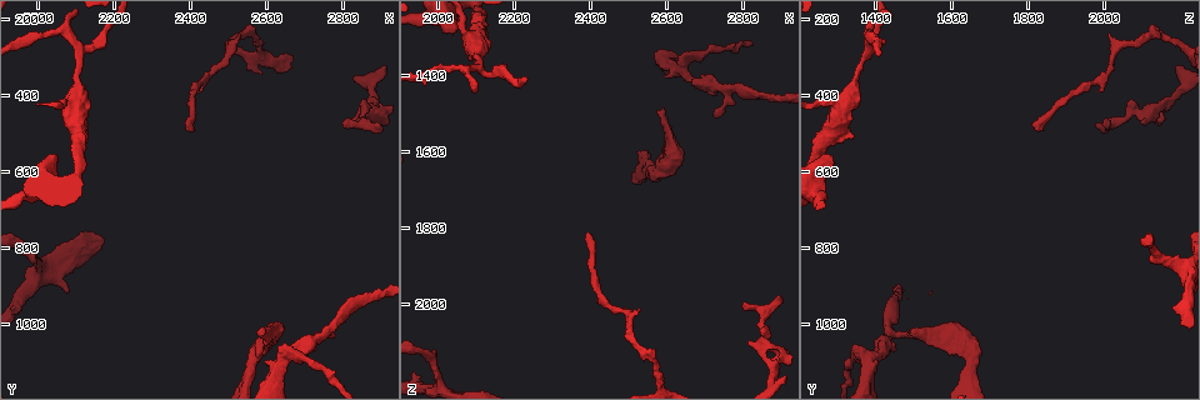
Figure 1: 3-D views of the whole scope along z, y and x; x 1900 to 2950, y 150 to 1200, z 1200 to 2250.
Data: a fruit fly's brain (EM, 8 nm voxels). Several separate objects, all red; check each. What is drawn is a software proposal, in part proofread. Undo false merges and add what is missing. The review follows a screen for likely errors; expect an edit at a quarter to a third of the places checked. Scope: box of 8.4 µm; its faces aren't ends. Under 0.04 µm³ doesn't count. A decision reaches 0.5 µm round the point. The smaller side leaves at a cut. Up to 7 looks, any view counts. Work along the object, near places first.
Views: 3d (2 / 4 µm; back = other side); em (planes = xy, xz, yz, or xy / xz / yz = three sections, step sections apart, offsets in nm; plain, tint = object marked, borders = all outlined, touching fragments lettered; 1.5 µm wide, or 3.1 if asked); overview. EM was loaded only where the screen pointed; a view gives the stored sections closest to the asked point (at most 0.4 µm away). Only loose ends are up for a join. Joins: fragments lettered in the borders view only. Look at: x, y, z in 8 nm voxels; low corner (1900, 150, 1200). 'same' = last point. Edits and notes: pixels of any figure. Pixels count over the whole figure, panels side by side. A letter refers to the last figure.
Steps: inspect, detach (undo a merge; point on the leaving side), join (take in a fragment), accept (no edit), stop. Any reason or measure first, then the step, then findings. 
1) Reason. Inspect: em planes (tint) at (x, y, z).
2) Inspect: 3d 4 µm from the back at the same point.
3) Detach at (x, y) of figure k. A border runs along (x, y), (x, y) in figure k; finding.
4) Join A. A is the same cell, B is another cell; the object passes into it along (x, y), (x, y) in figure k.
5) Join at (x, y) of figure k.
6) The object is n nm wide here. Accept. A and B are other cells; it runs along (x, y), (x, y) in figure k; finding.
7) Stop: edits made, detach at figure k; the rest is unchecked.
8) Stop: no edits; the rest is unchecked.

An open end. Inspect: 3d 2 µm at (2810, 485, 2000).

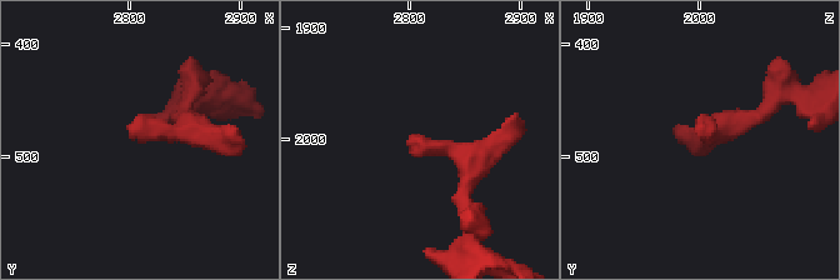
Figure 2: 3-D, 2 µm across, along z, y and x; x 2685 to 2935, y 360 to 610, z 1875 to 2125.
Shape alone is not enough. Inspect: em xz step 4 (tint) at (2802, 476, 1996).

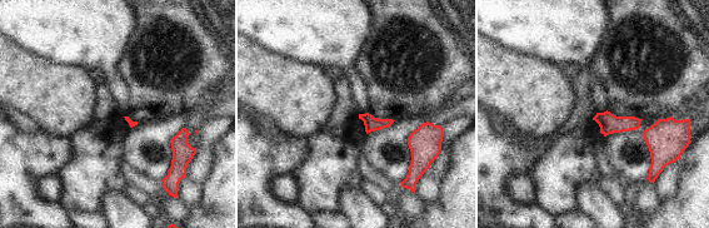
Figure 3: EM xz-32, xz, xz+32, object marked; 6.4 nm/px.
Cut it another way. Inspect: em xy step 8 (borders) at the same point.

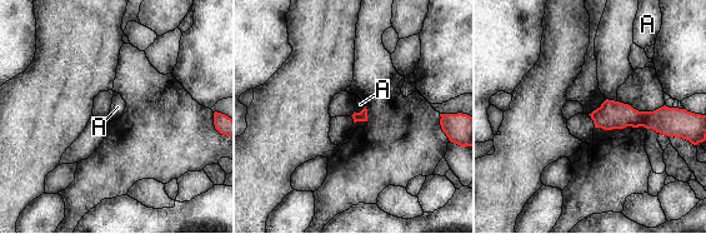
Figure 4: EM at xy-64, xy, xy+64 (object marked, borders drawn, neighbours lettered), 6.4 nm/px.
Accept. A is another cell; none of them fits.

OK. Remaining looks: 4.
Tapers out. Inspect: em xy step 4 (tint) at (2400, 500, 1825).

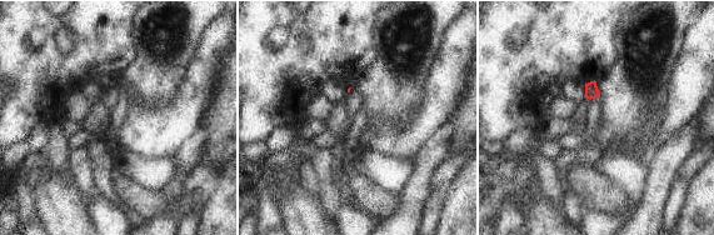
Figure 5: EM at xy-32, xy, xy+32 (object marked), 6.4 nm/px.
Cut it another way. Inspect: em xz step 4 (borders) at the same point.

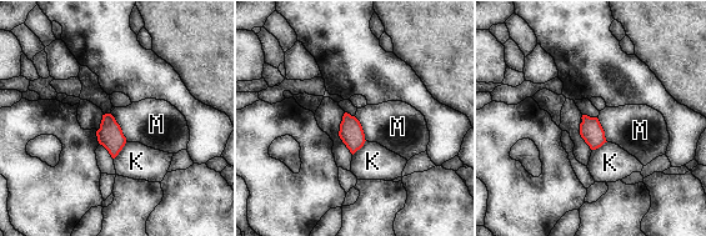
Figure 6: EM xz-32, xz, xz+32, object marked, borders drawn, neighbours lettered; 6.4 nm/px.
Accept. K and M are other cells; no lettered fragment goes on from it.

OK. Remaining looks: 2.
Stop: no edits; the rest is unchecked.

